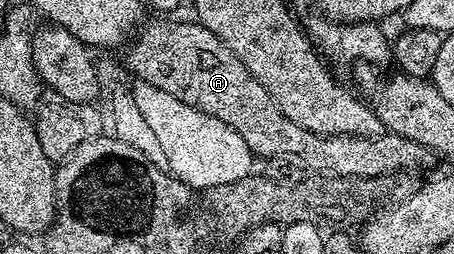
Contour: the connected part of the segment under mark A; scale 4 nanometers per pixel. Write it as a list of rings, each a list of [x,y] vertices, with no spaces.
[[[196,21],[190,22],[153,22],[145,31],[142,29],[136,35],[135,41],[128,47],[125,54],[125,66],[134,74],[137,82],[146,82],[159,92],[171,92],[175,100],[183,100],[191,108],[199,112],[207,112],[207,116],[215,116],[215,120],[223,120],[243,138],[247,148],[258,159],[274,158],[275,156],[291,156],[303,160],[303,164],[310,171],[317,174],[334,174],[344,178],[370,178],[371,176],[383,176],[384,174],[399,174],[402,172],[418,172],[431,159],[431,151],[415,144],[415,140],[407,140],[398,134],[384,133],[379,138],[351,138],[345,134],[326,136],[324,133],[307,128],[299,128],[287,116],[283,116],[281,109],[271,100],[267,88],[247,72],[247,68],[205,26]]]

